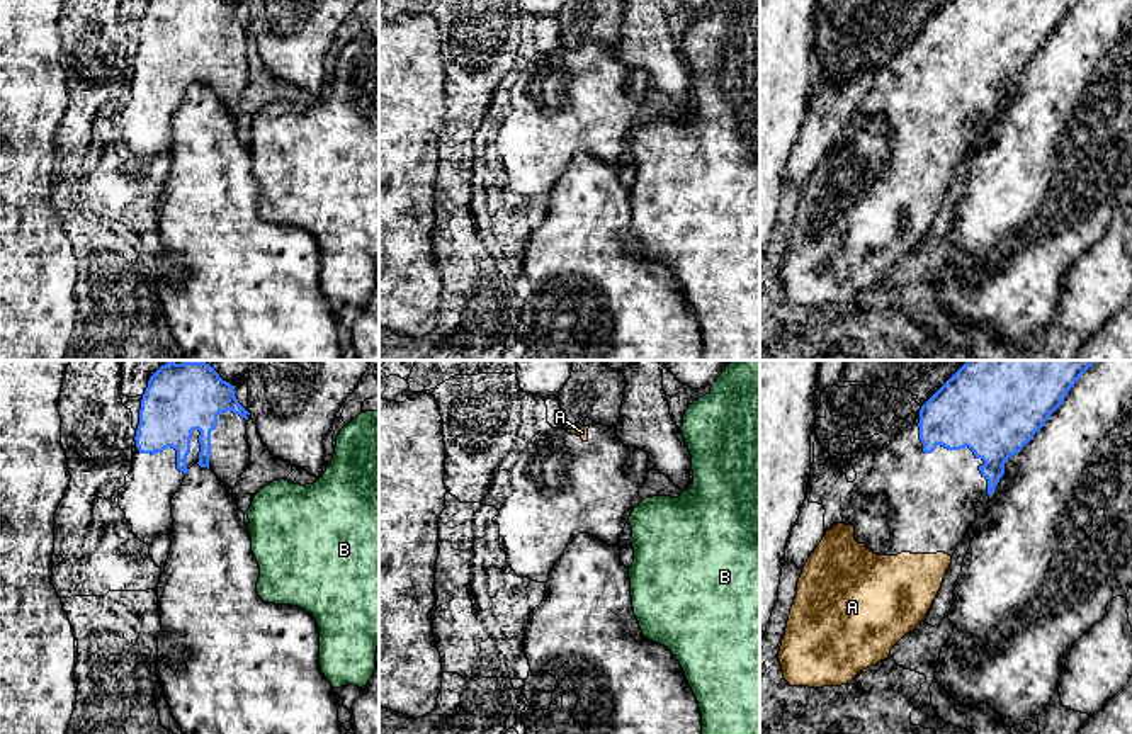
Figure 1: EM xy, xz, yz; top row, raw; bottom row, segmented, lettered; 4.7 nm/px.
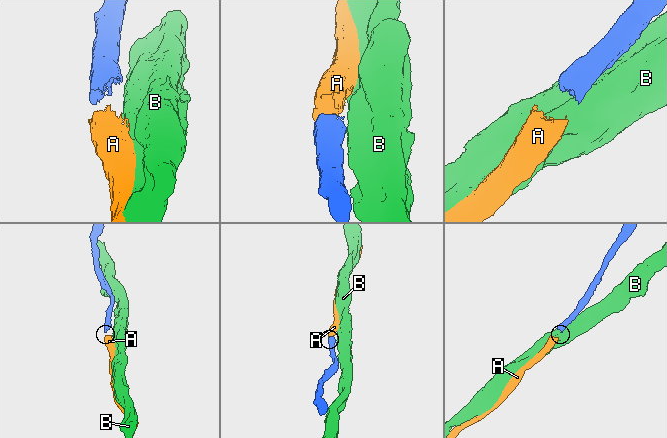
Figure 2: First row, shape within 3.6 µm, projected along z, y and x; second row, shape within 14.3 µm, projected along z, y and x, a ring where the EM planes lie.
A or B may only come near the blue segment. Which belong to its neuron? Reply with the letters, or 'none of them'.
A

